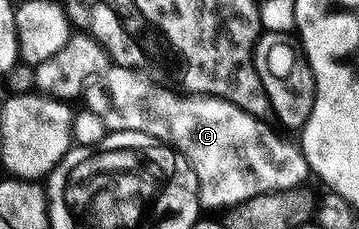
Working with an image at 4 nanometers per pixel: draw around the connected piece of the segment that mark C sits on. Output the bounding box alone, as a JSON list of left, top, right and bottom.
[84,66,311,210]

